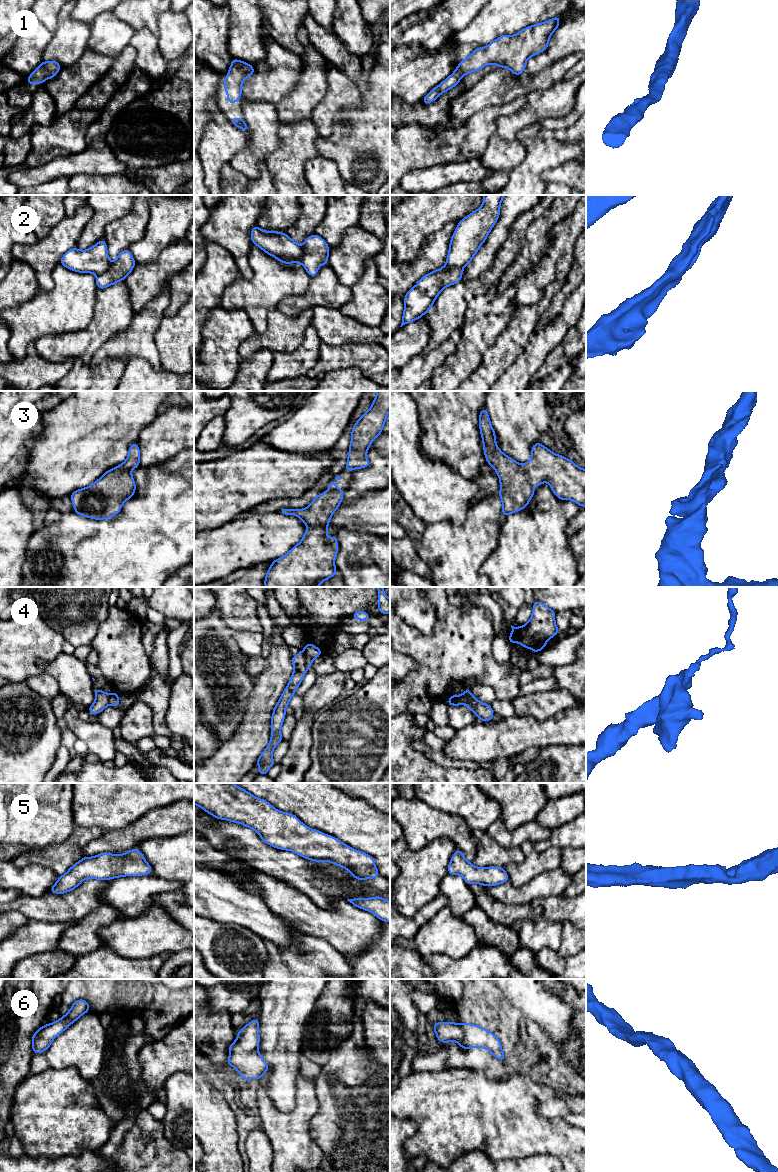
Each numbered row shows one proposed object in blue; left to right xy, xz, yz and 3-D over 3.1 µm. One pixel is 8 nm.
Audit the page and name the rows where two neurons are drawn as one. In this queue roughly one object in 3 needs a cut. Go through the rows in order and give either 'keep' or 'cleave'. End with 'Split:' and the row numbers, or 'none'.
1: keep
2: keep
3: keep
4: cleave
5: keep
6: keep
Split: 4

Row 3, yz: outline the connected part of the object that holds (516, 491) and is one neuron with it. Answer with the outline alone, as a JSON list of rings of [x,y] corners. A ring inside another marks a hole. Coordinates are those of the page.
[[[485,407],[479,414],[479,428],[486,461],[499,477],[503,517],[525,509],[535,494],[533,487],[541,486],[543,482],[549,484],[558,499],[586,506],[586,469],[555,454],[540,442],[532,446],[532,457],[527,463],[518,463],[497,446],[495,431]]]

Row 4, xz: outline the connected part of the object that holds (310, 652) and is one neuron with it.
[[[307,643],[302,652],[308,669],[311,668],[313,660],[322,655],[322,651],[312,643]]]

